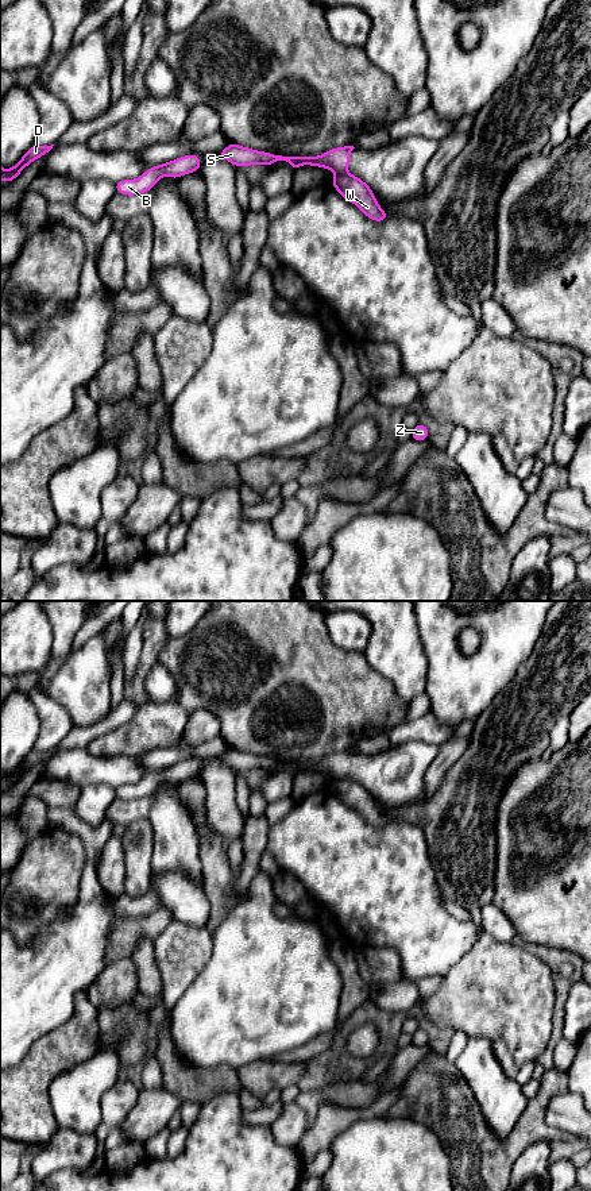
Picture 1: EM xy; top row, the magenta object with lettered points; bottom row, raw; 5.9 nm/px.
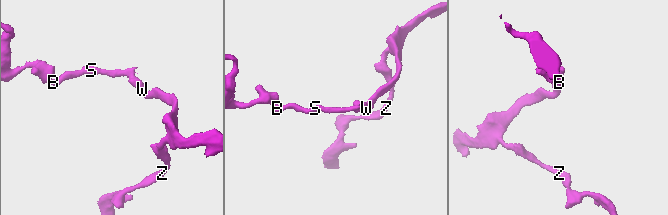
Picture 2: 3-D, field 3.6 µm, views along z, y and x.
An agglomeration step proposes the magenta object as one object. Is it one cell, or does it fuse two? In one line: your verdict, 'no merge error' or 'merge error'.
merge error

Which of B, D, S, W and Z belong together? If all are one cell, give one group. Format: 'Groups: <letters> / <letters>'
Groups: B D S / W Z

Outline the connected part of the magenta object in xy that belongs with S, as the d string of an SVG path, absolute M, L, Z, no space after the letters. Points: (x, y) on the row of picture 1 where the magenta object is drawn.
M232 142L229 146L219 151L219 154L233 166L270 166L278 161L286 161L291 165L293 170L302 165L308 165L328 169L335 174L343 174L347 173L349 166L349 153L354 149L354 146L336 147L318 157L282 157L267 151L252 150Z

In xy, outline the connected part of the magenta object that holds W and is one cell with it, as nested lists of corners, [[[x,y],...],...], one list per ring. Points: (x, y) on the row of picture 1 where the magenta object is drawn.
[[[351,173],[336,174],[332,186],[349,203],[355,204],[368,219],[385,221],[389,215],[381,208],[371,188]]]

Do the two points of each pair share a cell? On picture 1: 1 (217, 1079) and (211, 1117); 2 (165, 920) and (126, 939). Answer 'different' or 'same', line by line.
1: different
2: same

